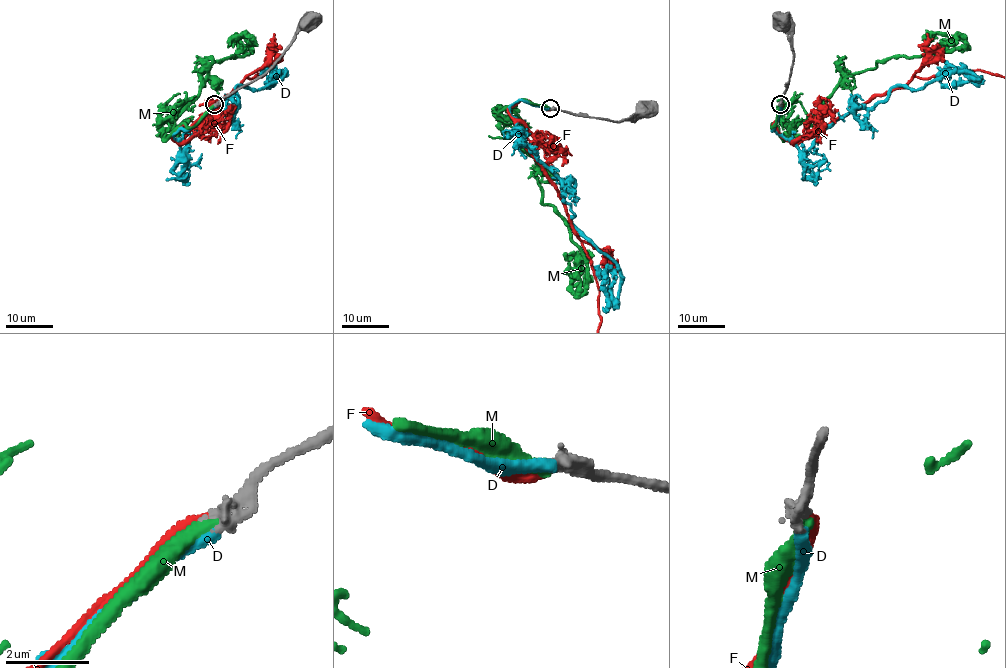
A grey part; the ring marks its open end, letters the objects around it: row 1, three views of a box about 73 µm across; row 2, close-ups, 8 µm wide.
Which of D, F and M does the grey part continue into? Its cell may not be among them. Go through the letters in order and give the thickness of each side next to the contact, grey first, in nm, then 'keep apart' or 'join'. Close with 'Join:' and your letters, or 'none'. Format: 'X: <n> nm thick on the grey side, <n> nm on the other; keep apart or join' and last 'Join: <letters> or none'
D: 340 nm thick on the grey side, 280 nm on the other; keep apart
F: 320 nm thick on the grey side, 280 nm on the other; join
M: 360 nm thick on the grey side, 320 nm on the other; keep apart
Join: F

